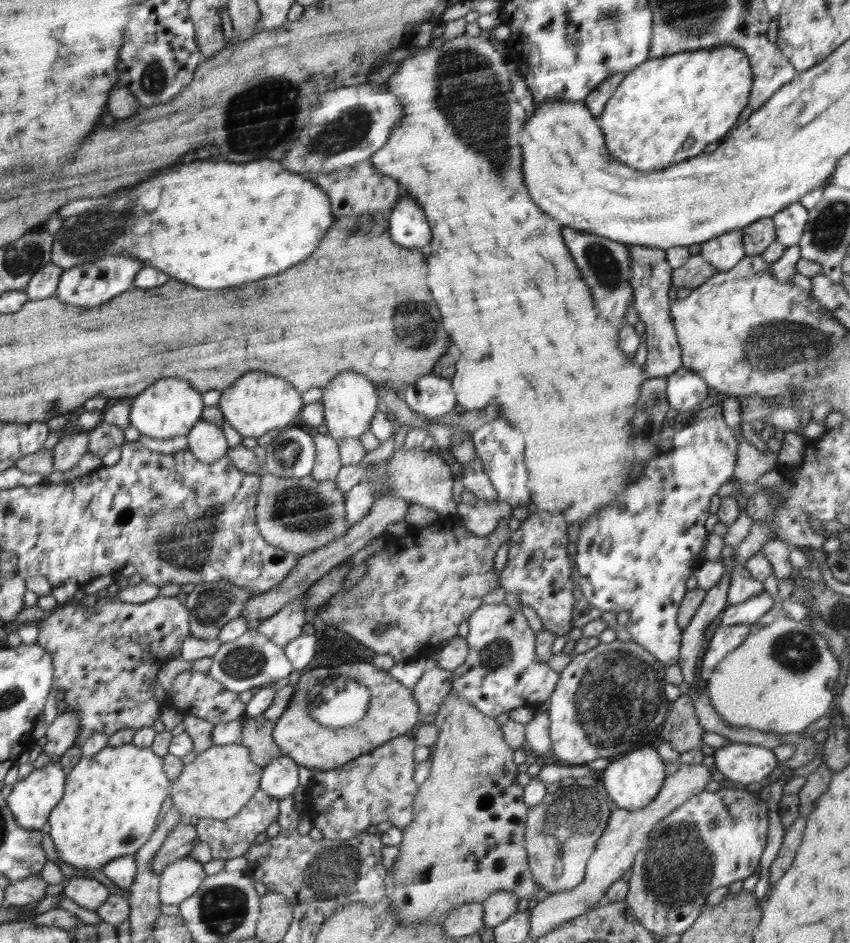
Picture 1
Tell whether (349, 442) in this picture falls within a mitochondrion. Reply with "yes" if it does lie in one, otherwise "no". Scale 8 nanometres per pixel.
no

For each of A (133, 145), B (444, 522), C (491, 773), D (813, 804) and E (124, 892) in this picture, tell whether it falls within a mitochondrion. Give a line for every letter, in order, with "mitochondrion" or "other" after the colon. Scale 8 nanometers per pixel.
A: other
B: other
C: other
D: other
E: other

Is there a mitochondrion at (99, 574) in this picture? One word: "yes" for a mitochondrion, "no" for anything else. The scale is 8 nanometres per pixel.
no

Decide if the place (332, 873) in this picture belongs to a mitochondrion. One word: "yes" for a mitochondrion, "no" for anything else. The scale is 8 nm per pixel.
yes

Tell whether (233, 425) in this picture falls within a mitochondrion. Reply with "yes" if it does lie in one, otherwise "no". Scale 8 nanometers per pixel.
no

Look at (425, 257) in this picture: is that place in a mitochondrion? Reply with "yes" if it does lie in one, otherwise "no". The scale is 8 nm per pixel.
no

